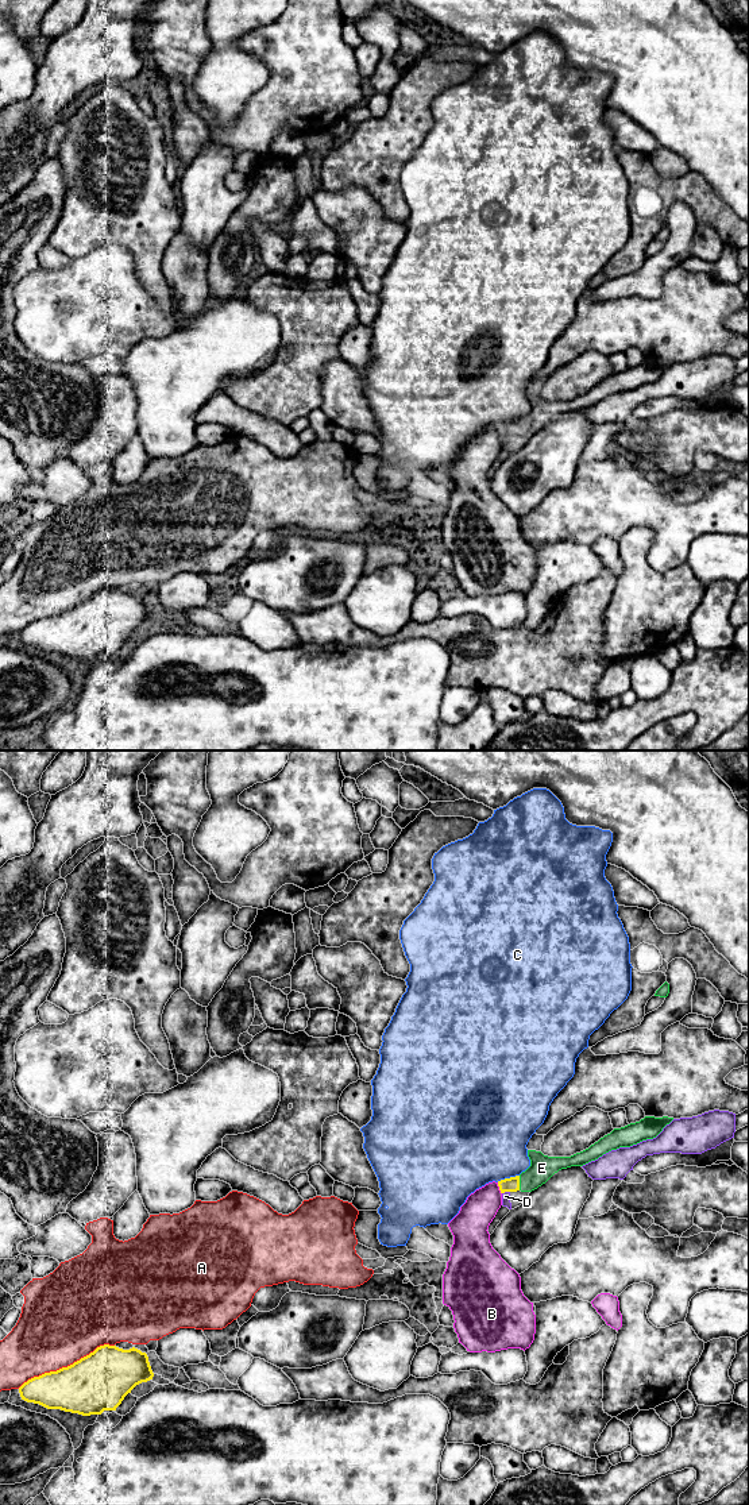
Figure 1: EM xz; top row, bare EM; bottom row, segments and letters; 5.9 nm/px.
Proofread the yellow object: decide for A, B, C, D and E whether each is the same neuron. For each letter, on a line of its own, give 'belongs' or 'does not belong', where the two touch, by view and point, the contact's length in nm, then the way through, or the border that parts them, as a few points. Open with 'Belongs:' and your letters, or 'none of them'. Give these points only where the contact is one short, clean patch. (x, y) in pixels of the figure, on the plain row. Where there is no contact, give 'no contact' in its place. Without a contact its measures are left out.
Belongs: E
A: does not belong; meets yellow in xz at (65, 612); contact 650 nm long
B: does not belong; meets yellow in xz at (500, 432); contact 80 nm long
C: does not belong; meets yellow in xz at (508, 423); contact 140 nm long; border along xz (518, 419), (497, 425)
D: does not belong; meets yellow in xz at (505, 435); contact 50 nm long
E: belongs; meets yellow in xz at (518, 427); contact 90 nm long; runs through xz (512, 428), (518, 427), (528, 425), (541, 412)

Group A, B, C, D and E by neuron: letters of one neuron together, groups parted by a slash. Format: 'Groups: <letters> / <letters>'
Groups: A / B / C / D / E

